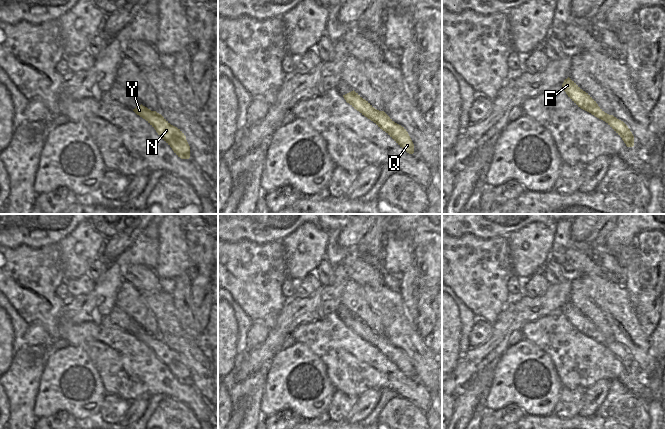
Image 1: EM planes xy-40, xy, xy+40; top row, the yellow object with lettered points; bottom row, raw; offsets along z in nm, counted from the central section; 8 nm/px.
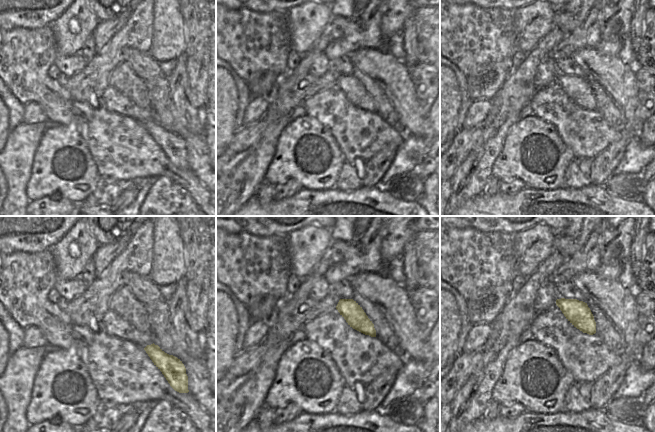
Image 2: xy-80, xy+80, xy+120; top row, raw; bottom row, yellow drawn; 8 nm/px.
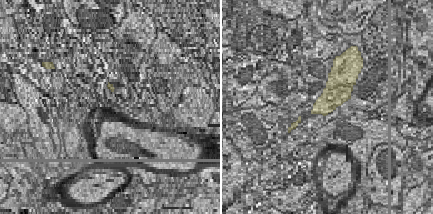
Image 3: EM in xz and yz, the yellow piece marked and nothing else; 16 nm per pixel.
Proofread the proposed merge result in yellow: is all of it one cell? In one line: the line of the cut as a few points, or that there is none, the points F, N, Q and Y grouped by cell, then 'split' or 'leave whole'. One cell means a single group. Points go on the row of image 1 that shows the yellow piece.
no cut | F N Q Y | leave whole

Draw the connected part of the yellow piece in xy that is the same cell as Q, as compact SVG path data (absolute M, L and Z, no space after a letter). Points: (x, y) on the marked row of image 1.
M354 90L343 95L347 103L385 131L404 151L414 153L414 144L404 127L395 123L384 111L375 109Z

